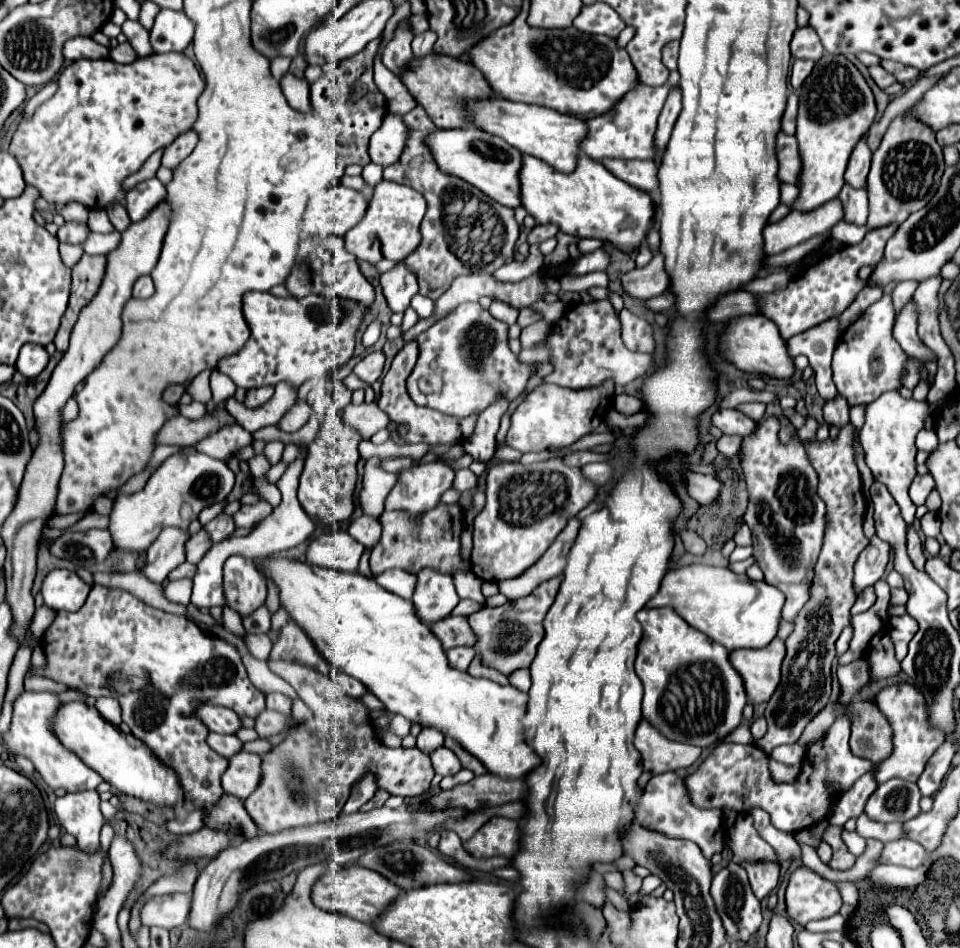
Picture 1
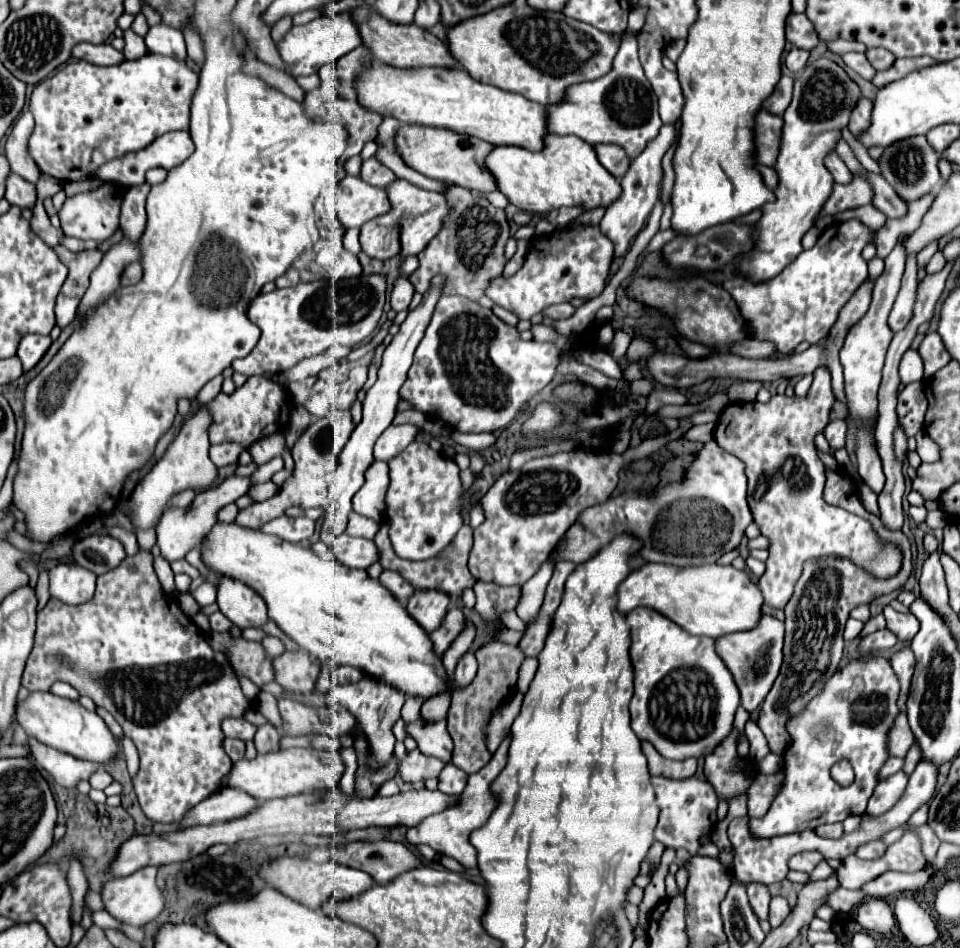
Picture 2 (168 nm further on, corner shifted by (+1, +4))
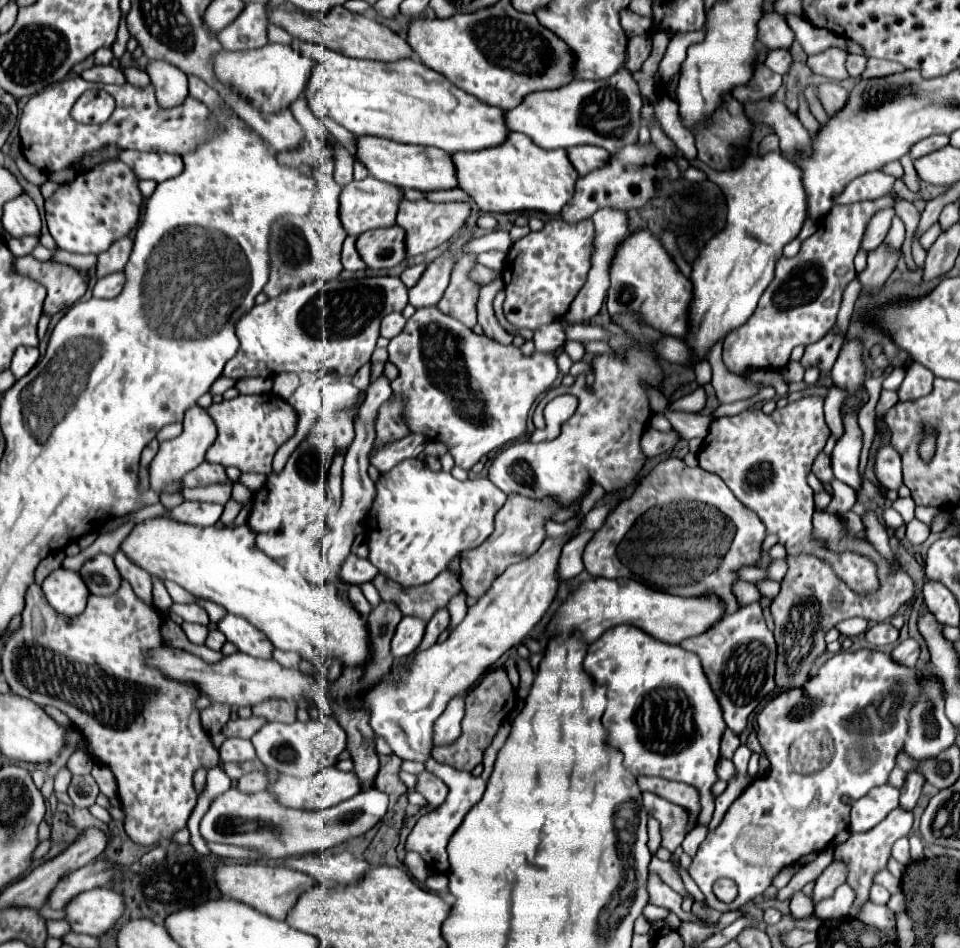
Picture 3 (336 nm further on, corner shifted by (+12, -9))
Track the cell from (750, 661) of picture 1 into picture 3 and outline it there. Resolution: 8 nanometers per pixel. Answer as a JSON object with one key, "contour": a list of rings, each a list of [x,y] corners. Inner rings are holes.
{"contour":[[[757,602],[747,604],[735,614],[717,620],[707,632],[683,640],[679,646],[699,656],[703,672],[707,674],[707,680],[721,704],[727,726],[735,734],[741,734],[759,700],[763,700],[775,688],[777,646],[773,632],[765,624],[761,606]]]}

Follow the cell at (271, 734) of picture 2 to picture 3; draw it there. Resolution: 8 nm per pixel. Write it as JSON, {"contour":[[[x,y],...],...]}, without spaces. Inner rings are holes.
{"contour":[[[251,772],[251,774],[245,774],[243,778],[239,778],[237,788],[239,788],[239,792],[255,794],[255,792],[261,792],[267,788],[267,778],[263,778],[263,774],[259,774],[259,772]]]}

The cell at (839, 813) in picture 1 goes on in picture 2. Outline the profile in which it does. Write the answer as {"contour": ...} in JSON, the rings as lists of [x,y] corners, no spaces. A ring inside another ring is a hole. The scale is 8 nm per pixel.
{"contour":[[[890,757],[890,759],[880,767],[880,771],[878,771],[878,781],[886,779],[888,775],[894,775],[896,771],[900,771],[900,767],[902,767],[902,759],[900,759],[900,757]]]}

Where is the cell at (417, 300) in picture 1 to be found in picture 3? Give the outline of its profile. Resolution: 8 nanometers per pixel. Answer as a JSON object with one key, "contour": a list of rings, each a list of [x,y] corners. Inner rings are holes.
{"contour":[[[373,276],[373,278],[351,278],[351,280],[333,280],[333,282],[313,282],[297,290],[287,290],[277,298],[267,300],[265,304],[253,306],[237,326],[235,334],[241,342],[239,354],[235,354],[223,376],[241,380],[241,378],[273,378],[279,372],[293,373],[299,378],[299,372],[308,372],[316,376],[321,368],[335,368],[343,376],[353,376],[363,364],[371,360],[379,338],[379,324],[383,316],[391,312],[401,312],[407,304],[407,286],[397,276]]]}

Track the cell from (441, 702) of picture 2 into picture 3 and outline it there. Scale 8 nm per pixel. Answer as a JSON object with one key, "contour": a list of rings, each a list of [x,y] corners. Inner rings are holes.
{"contour":[[[461,590],[457,596],[453,596],[453,598],[449,600],[449,604],[447,604],[447,610],[449,610],[449,614],[451,614],[451,626],[449,626],[449,628],[455,628],[455,626],[465,618],[465,614],[467,614],[467,604],[465,604],[465,600],[467,600],[465,590]]]}

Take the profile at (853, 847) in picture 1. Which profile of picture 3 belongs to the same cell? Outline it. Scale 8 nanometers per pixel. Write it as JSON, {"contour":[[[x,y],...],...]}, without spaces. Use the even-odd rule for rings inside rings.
{"contour":[[[881,870],[877,876],[875,876],[875,882],[885,886],[889,890],[889,894],[897,894],[901,890],[901,882],[889,872],[889,870]]]}

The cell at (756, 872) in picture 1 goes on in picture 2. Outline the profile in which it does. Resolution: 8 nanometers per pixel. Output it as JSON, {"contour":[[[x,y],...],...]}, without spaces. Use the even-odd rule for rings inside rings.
{"contour":[[[750,883],[748,885],[748,897],[754,913],[758,913],[760,919],[768,919],[768,903],[770,903],[770,893],[768,885],[764,883]]]}

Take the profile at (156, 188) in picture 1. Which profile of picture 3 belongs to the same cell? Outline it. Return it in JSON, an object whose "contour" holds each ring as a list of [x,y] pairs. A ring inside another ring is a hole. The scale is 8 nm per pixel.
{"contour":[[[125,236],[125,238],[113,242],[107,252],[99,254],[97,278],[103,278],[103,276],[113,274],[113,272],[121,272],[129,260],[131,248],[133,248],[133,240],[129,236]]]}

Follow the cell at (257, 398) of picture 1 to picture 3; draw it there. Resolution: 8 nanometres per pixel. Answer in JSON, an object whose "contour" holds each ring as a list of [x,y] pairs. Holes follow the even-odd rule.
{"contour":[[[271,392],[223,400],[221,404],[211,404],[207,412],[219,428],[219,438],[209,448],[205,460],[211,464],[221,464],[225,468],[235,466],[241,472],[269,474],[277,448],[285,444],[297,428],[297,412],[281,396],[275,396]]]}

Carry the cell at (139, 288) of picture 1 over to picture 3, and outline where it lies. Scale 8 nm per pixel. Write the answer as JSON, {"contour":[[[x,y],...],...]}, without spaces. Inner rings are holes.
{"contour":[[[115,272],[111,276],[97,280],[97,284],[93,288],[93,296],[95,298],[115,298],[123,290],[123,284],[125,284],[123,272]]]}

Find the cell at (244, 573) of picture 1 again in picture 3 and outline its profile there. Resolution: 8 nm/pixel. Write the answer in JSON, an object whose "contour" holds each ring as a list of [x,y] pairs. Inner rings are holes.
{"contour":[[[227,614],[217,626],[227,636],[227,640],[237,646],[239,652],[255,658],[263,658],[263,660],[273,658],[275,646],[271,644],[271,640],[261,630],[251,626],[245,618]]]}

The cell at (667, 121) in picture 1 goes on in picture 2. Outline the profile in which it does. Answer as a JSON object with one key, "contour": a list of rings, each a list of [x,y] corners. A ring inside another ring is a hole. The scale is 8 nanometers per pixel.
{"contour":[[[666,123],[660,127],[660,133],[654,137],[654,141],[650,141],[646,145],[646,149],[632,161],[626,177],[620,181],[622,183],[622,197],[618,201],[614,201],[614,205],[610,205],[606,209],[606,215],[602,217],[600,229],[606,237],[610,237],[614,241],[616,247],[616,255],[624,255],[630,241],[638,235],[638,231],[642,229],[644,221],[648,219],[648,215],[652,213],[656,201],[658,201],[658,193],[660,193],[660,183],[662,183],[662,157],[666,155],[666,151],[674,145],[676,141],[676,123]]]}

